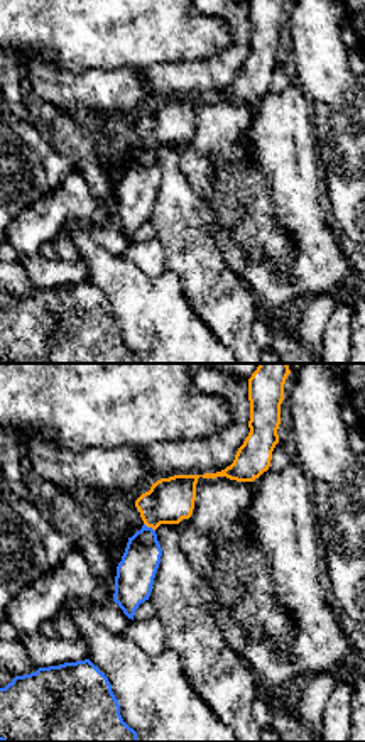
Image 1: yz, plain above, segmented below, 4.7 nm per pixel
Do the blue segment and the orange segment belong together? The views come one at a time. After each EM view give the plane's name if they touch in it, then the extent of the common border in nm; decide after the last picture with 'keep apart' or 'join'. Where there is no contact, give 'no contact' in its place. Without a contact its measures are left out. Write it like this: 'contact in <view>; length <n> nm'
contact in yz; length 70 nm

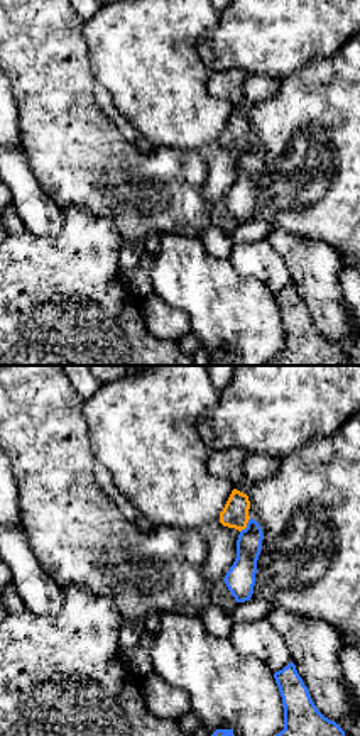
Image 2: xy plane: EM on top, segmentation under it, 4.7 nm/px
contact in xy; length 90 nm

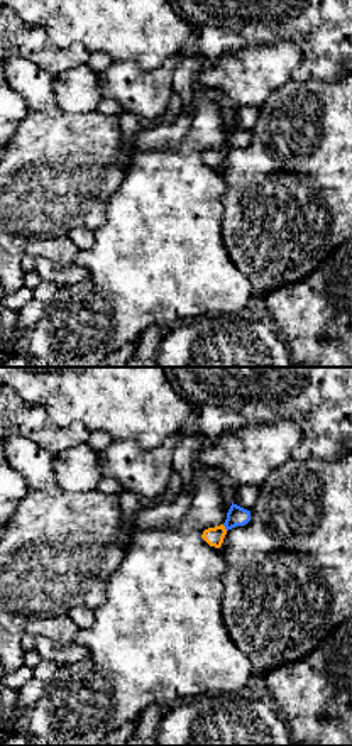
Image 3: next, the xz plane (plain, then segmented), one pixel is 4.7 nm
contact in xz; length 40 nm

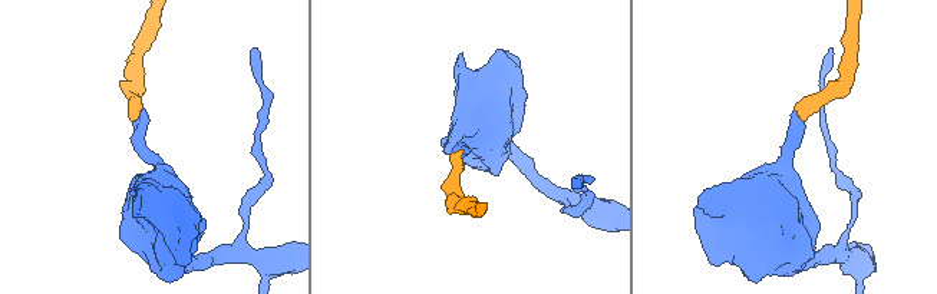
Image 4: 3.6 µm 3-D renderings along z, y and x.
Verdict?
join

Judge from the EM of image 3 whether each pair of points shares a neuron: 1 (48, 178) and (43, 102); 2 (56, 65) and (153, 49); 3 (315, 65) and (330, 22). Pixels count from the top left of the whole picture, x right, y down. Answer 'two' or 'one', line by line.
1: two
2: two
3: one

